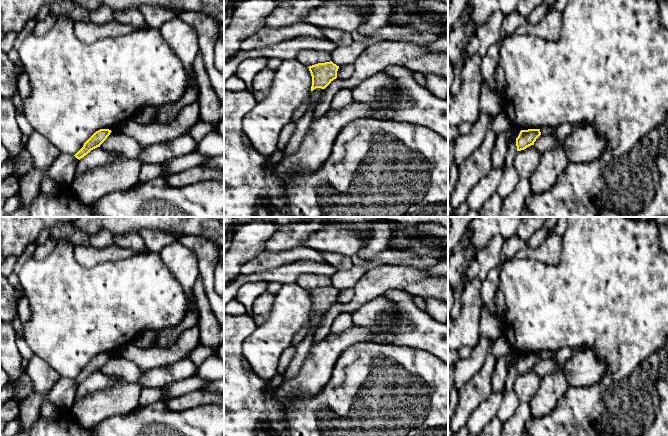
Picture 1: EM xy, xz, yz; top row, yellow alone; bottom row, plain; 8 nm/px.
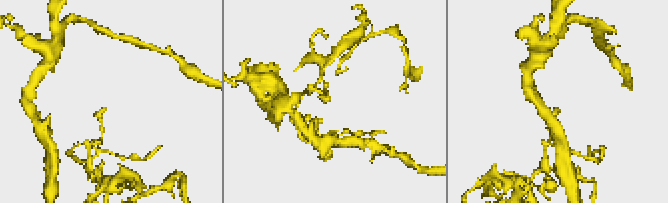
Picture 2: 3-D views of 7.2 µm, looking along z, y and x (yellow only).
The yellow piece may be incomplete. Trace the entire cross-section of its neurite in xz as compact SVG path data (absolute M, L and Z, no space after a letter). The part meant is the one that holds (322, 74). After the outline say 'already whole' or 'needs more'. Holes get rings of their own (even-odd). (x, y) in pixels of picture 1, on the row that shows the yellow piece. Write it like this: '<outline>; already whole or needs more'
M330 61L318 63L308 68L312 76L311 91L313 91L316 88L325 89L334 79L336 79L339 66Z; already whole

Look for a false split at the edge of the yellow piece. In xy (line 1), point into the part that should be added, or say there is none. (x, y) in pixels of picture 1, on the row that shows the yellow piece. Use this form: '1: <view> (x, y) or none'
1: none

